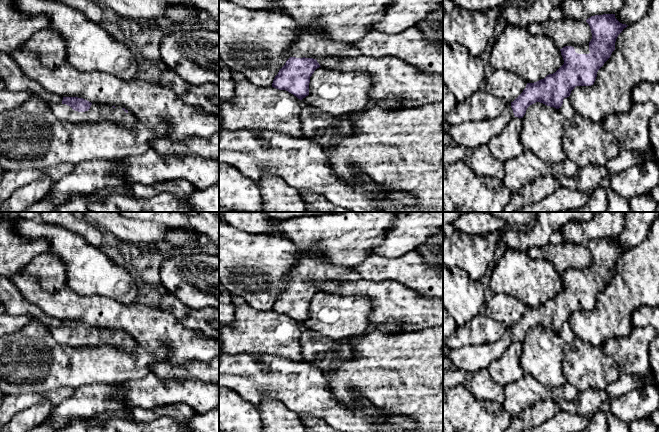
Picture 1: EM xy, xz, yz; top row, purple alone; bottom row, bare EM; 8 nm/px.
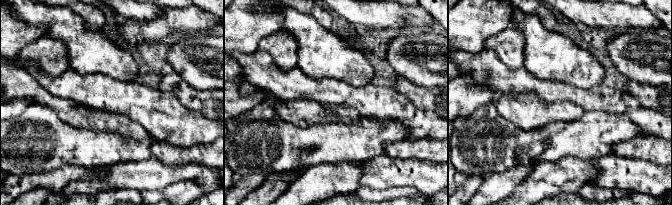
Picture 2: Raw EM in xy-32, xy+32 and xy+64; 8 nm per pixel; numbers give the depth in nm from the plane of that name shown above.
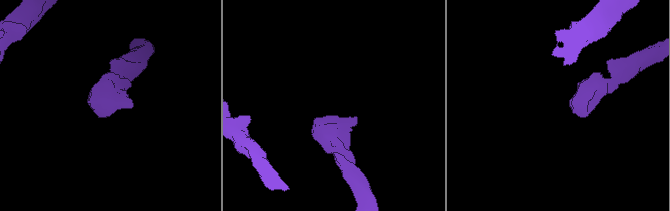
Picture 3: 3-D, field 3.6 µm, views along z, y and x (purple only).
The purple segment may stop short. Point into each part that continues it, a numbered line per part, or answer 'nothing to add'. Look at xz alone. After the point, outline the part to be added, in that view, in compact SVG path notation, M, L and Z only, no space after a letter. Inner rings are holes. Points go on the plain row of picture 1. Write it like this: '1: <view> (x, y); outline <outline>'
1: xz (309, 268); outline M316 247L302 258L296 266L285 277L286 280L296 282L338 280L338 281L355 281L361 279L360 274L354 267L343 267L330 264L322 258L314 256Z

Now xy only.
1: xy (97, 336); outline M55 328L51 330L51 333L57 342L72 347L105 345L113 346L129 353L136 352L136 341L131 337L126 337L122 332L92 328L88 335L78 336L66 328Z

